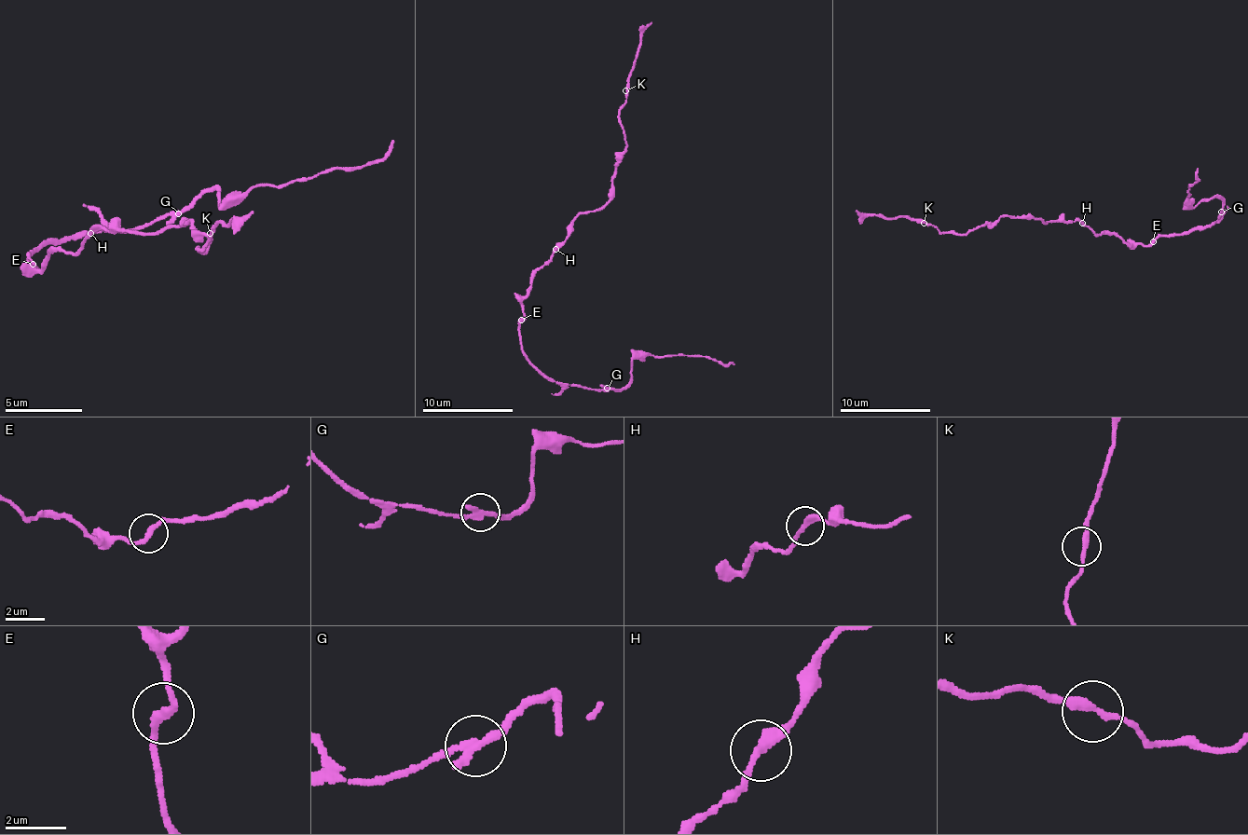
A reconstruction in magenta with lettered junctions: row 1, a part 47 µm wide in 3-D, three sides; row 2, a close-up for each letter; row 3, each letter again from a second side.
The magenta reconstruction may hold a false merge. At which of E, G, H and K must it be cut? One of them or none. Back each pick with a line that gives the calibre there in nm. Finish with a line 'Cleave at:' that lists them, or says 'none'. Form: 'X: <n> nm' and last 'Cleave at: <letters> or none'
G: 260 nm
Cleave at: G

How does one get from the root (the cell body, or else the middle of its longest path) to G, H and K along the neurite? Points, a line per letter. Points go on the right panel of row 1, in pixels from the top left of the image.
G: (1125, 243), (1150, 246), (1159, 237), (1189, 234), (1218, 221), (1223, 216), (1221, 212)
H: (1125, 243), (1114, 234), (1096, 234), (1082, 223)
K: (1125, 243), (1114, 234), (1096, 234), (1077, 221), (1044, 223), (1001, 216), (965, 234), (924, 223)

